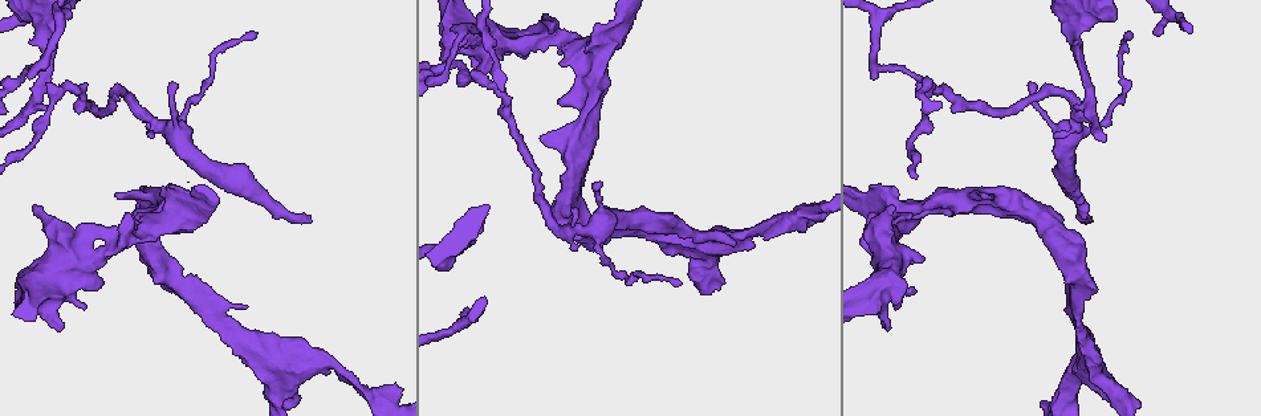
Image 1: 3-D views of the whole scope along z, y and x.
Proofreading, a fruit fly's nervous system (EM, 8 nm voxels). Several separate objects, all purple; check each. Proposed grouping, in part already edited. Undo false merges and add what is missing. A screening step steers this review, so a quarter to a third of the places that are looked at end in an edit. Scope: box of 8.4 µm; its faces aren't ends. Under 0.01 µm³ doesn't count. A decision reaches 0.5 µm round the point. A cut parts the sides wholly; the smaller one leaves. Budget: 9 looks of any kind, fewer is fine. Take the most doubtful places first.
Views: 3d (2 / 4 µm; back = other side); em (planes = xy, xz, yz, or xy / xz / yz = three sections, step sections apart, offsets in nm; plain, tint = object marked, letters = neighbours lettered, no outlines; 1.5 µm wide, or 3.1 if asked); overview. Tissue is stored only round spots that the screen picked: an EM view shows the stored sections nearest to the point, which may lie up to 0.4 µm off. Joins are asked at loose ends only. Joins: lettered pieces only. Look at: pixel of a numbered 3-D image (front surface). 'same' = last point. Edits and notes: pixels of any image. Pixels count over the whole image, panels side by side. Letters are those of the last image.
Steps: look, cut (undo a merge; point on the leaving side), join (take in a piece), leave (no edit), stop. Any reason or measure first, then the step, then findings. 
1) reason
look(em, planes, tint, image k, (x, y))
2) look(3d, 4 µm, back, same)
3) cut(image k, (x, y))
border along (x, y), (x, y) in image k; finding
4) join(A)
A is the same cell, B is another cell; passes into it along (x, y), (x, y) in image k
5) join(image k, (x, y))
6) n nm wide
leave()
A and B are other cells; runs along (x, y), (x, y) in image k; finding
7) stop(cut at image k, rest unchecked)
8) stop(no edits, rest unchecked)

branch stops here
look(em, xz, step 4, letters, image 1, (592, 151))

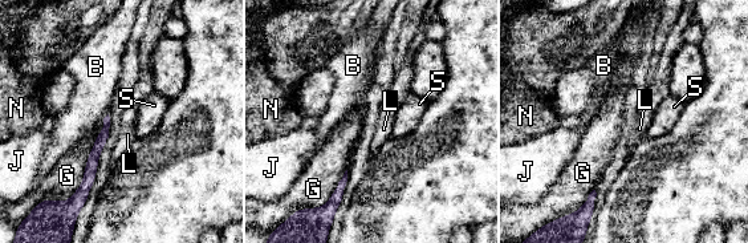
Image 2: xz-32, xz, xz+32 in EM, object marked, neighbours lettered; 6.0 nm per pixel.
look(em, planes, letters, same)

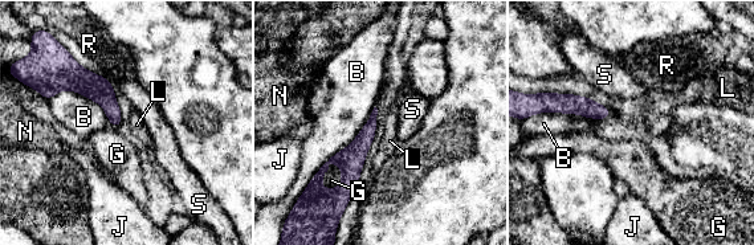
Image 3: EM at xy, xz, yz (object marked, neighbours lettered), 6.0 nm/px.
leave()
B, G, J, L, N, R and S are other cells; no lettered piece goes on from it

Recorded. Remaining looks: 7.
thick turns thin
look(3d, 2 µm, image 1, (182, 292))

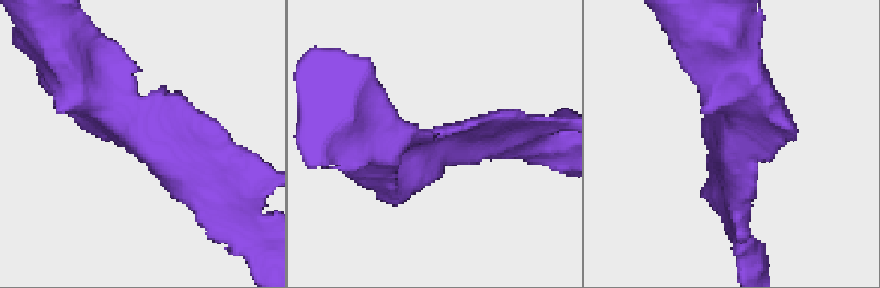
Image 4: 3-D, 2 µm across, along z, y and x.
look(em, planes, letters, image 4, (733, 148))

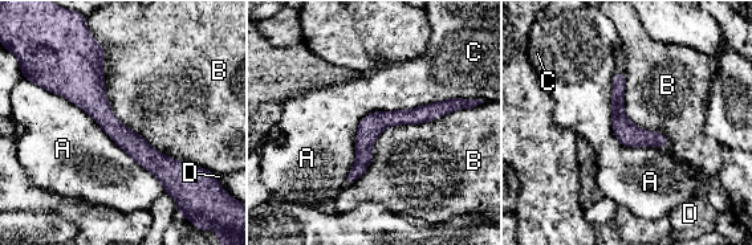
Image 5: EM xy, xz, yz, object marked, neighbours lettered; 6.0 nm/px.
140 nm wide
leave()
A, B, C and D are other cells; runs along (100, 53), (93, 101), (171, 190) in image 5; continuous, no second neuron

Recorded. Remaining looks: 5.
branch stops here
look(em, planes, letters, image 1, (1157, 34))

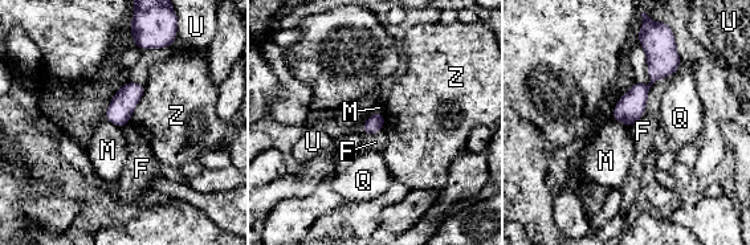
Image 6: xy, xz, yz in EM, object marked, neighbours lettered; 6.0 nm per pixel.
leave()
F, M, Q, U and Z are other cells; none of them fits

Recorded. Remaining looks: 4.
narrows sharply
look(em, planes, tint, image 1, (779, 222))

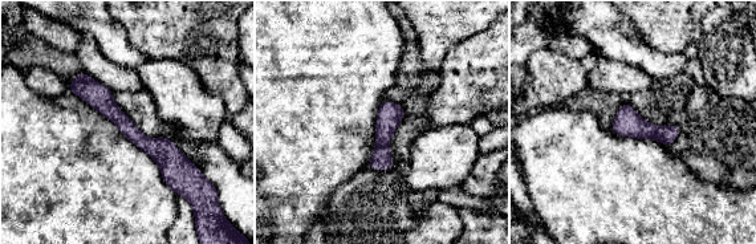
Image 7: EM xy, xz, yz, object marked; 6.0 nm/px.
see the neighbours
look(em, planes, letters, same)

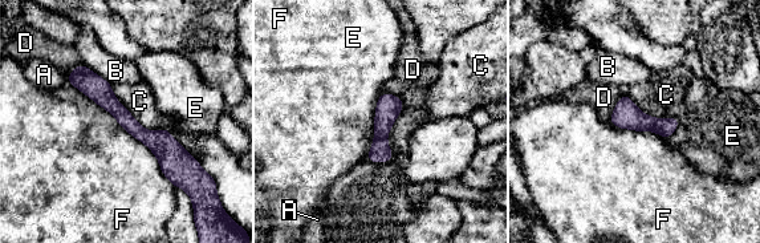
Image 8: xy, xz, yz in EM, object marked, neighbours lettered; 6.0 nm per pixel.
leave()
A, B, C, D, E and F are other cells; runs along (70, 77), (88, 81), (187, 170) in image 8; continuous, no second neuron

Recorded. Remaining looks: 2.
stop(no edits, rest unchecked)

